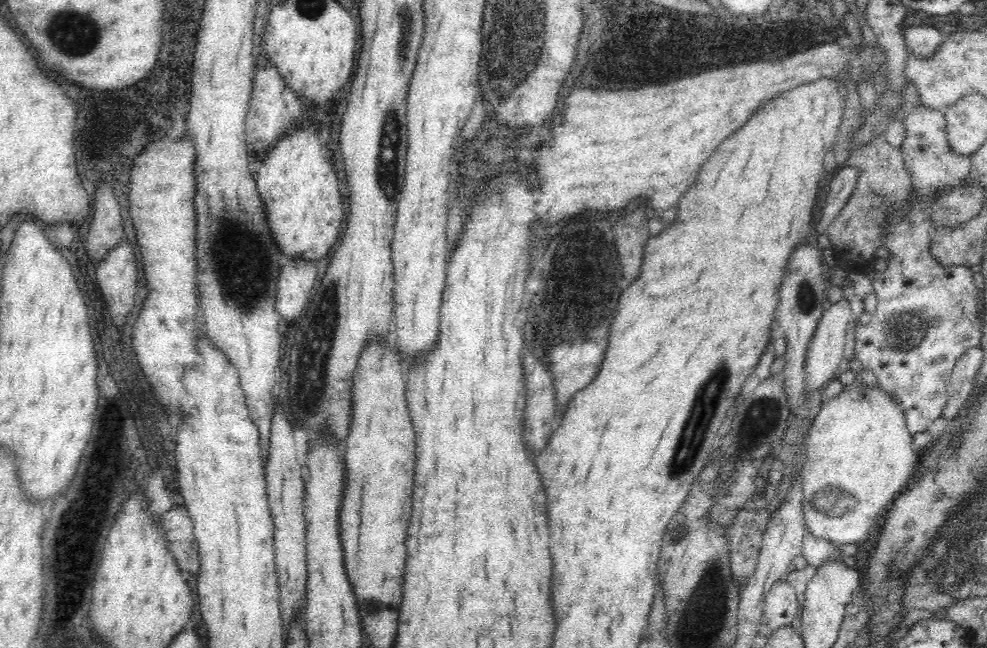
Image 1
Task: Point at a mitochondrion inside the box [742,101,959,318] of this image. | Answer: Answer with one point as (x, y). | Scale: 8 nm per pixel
(872, 203)

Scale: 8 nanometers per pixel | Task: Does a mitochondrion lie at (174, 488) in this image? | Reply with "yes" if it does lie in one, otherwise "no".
no

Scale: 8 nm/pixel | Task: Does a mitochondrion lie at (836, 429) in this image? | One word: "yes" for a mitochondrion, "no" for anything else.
no

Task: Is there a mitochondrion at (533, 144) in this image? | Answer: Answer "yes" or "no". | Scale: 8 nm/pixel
yes

